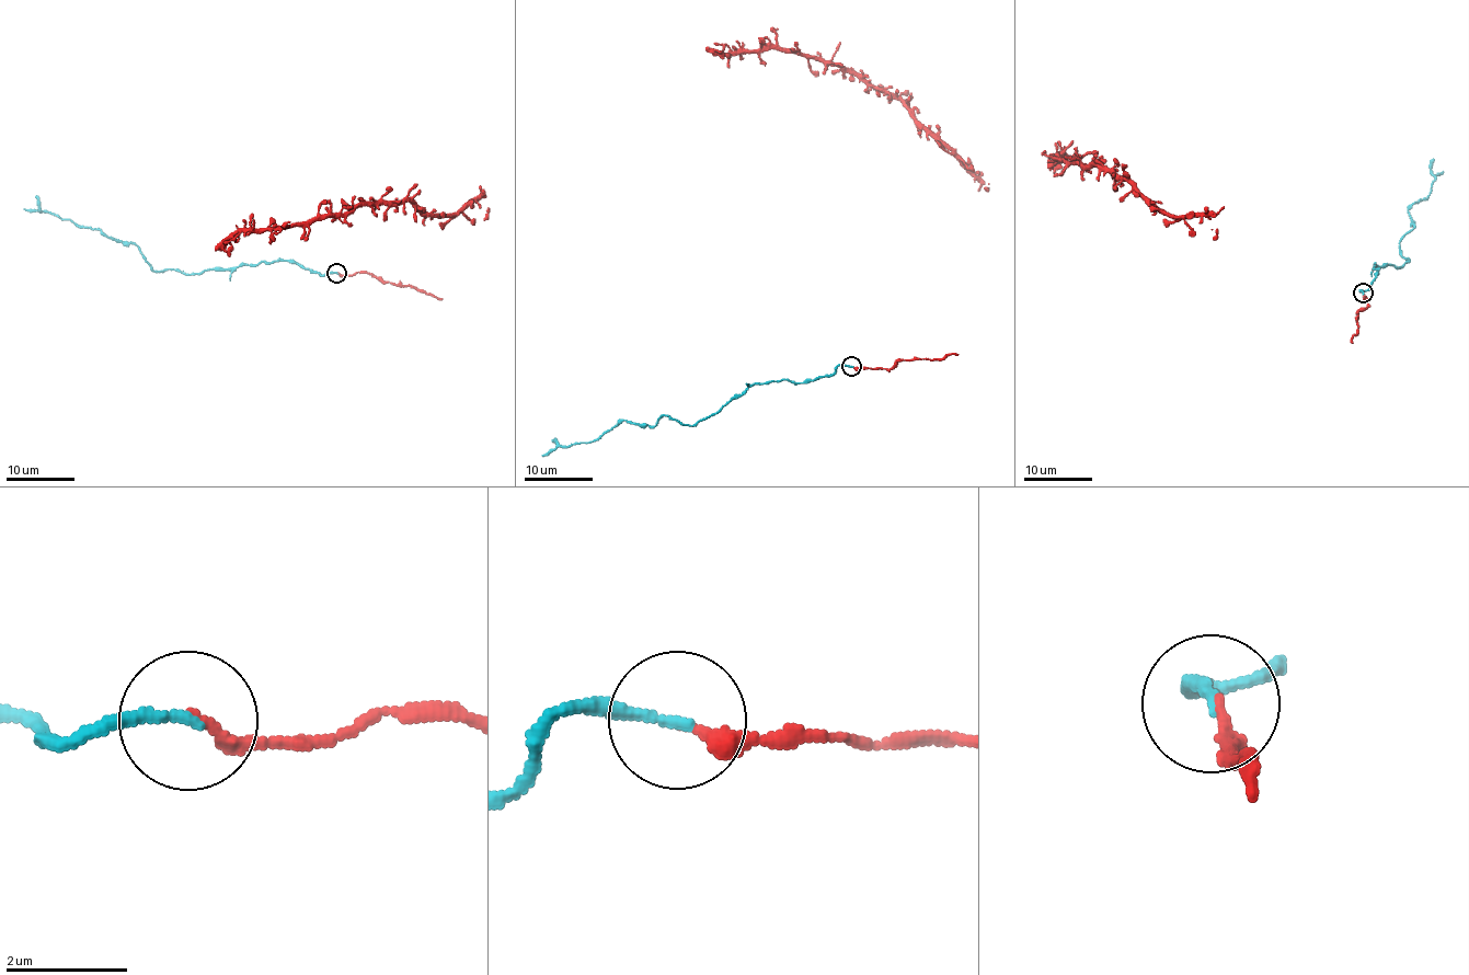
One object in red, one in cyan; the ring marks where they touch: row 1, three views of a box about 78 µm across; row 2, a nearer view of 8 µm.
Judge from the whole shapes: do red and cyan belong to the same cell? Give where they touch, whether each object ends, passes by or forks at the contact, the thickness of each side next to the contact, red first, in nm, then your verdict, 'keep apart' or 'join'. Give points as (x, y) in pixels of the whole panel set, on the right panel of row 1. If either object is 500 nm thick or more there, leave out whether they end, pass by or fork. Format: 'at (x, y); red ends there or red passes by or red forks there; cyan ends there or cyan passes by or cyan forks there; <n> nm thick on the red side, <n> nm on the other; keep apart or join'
at (1363, 293); red ends there; cyan ends there; 240 nm thick on the red side, 190 nm on the other; join

